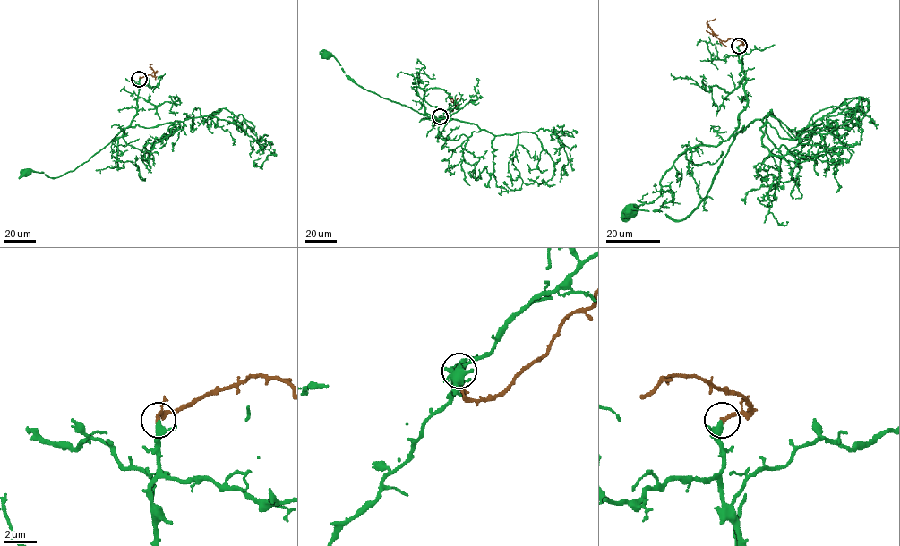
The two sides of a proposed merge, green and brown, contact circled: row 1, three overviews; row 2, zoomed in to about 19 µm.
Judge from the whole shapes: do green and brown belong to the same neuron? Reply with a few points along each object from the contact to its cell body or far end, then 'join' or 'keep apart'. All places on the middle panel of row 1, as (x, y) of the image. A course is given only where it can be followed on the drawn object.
course green (440, 116), (438, 121), (433, 116), (420, 114), (355, 84), (333, 56), (325, 55); course brown (440, 116), (443, 119), (453, 108), (455, 102), (450, 98), (453, 103); join

